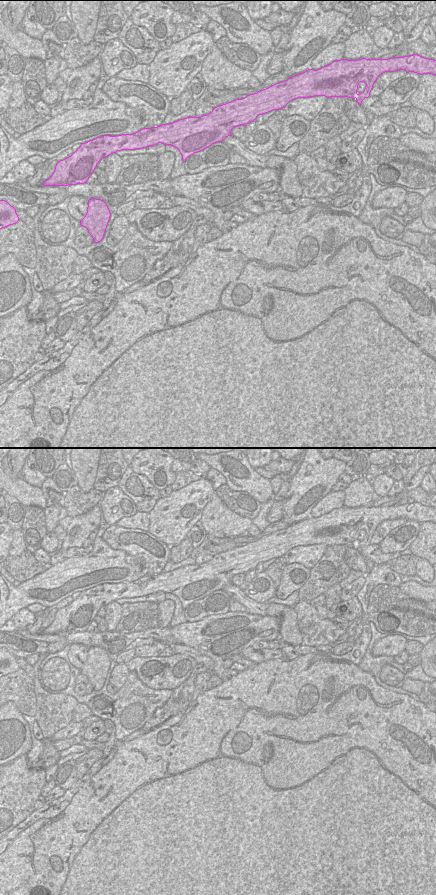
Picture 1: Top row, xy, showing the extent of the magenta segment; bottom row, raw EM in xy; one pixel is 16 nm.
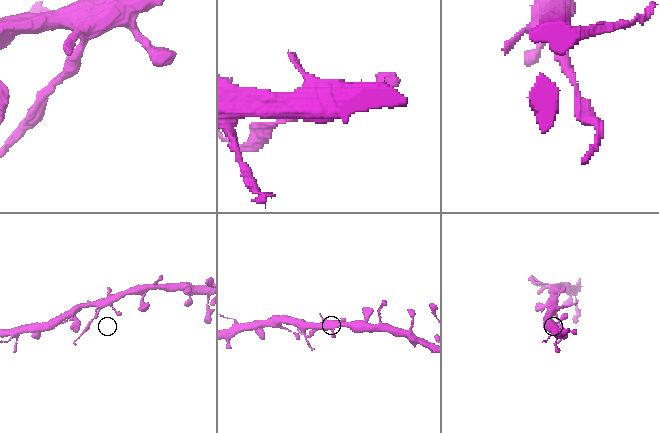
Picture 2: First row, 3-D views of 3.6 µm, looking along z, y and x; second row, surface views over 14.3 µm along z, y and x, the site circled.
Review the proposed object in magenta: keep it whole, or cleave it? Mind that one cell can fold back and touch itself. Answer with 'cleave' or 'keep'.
keep

